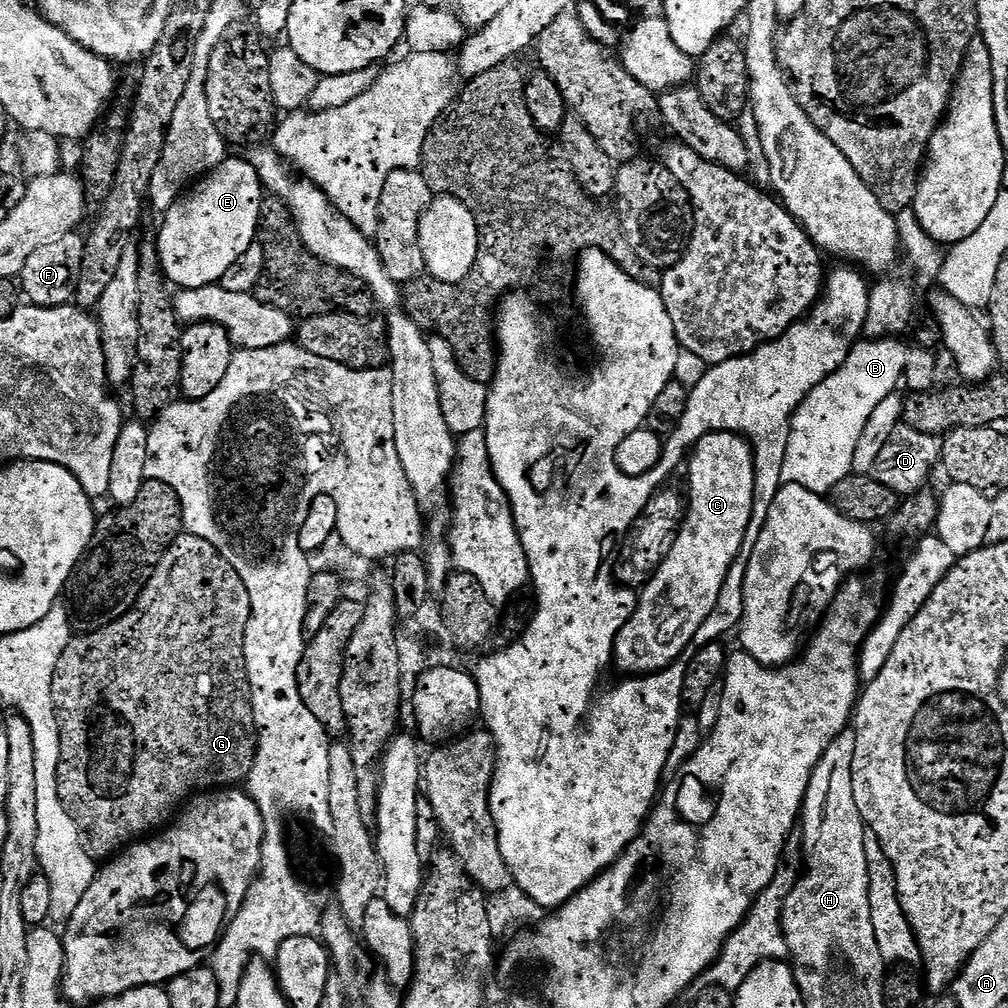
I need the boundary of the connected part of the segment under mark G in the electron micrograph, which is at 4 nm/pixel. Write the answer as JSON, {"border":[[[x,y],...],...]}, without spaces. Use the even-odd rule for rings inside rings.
{"border":[[[181,534],[166,550],[158,566],[152,570],[152,576],[146,582],[138,602],[127,614],[113,624],[107,624],[105,628],[88,630],[85,636],[73,635],[62,658],[58,658],[52,683],[52,701],[56,707],[56,720],[60,724],[58,790],[70,818],[74,818],[74,822],[80,827],[80,835],[86,841],[86,847],[93,857],[111,857],[129,842],[143,837],[140,836],[143,832],[155,833],[173,819],[174,813],[185,801],[197,794],[240,786],[247,781],[254,766],[258,739],[250,678],[246,670],[246,626],[251,617],[250,594],[246,591],[246,582],[238,578],[238,570],[234,570],[234,566],[230,566],[230,562],[226,562],[226,558],[222,558],[222,554],[218,554],[218,550],[210,546],[210,542],[206,542],[206,538]]]}

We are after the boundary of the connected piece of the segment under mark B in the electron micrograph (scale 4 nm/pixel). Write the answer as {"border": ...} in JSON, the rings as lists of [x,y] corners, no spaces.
{"border":[[[900,338],[861,339],[848,351],[846,362],[842,362],[834,374],[827,376],[803,400],[792,415],[792,433],[786,446],[786,462],[782,462],[781,484],[797,484],[806,486],[806,490],[811,492],[828,494],[834,486],[838,486],[838,482],[842,482],[842,478],[853,475],[854,450],[858,447],[858,438],[862,438],[862,429],[866,427],[870,414],[874,414],[882,398],[893,395],[901,387],[908,353],[904,342]]]}

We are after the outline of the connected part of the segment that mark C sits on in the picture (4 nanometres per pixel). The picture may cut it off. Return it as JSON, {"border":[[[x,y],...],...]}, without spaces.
{"border":[[[711,432],[697,442],[691,457],[688,484],[693,492],[688,503],[687,517],[680,525],[680,533],[672,541],[666,563],[651,573],[647,579],[648,585],[637,599],[634,614],[616,635],[615,667],[620,667],[624,674],[632,678],[663,672],[665,668],[677,663],[684,651],[687,653],[693,647],[698,630],[706,618],[710,618],[710,610],[718,606],[718,594],[722,594],[726,574],[730,566],[734,566],[734,558],[738,558],[738,550],[742,550],[742,542],[750,526],[756,477],[756,459],[752,456],[751,444],[738,432]]]}

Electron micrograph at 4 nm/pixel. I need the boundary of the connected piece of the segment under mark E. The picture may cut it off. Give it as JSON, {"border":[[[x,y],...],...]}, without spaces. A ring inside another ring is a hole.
{"border":[[[229,158],[222,161],[191,191],[181,195],[180,199],[174,202],[174,206],[170,206],[168,212],[163,213],[164,225],[160,228],[160,237],[155,237],[154,243],[160,251],[160,267],[164,269],[165,277],[180,290],[219,284],[222,274],[226,274],[226,270],[230,270],[230,266],[234,266],[234,262],[238,262],[238,258],[246,254],[250,245],[257,243],[260,206],[265,196],[265,189],[258,178],[258,170],[254,170],[249,160]]]}

